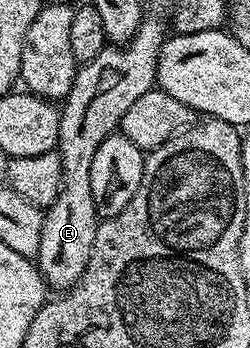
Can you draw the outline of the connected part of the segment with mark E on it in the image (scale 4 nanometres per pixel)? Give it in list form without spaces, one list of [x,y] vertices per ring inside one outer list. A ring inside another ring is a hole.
[[[143,19],[136,34],[125,46],[107,46],[92,58],[92,62],[81,65],[74,73],[72,90],[66,99],[61,101],[60,138],[56,149],[62,163],[62,189],[58,191],[56,202],[45,209],[42,218],[42,233],[40,234],[40,250],[36,257],[38,271],[51,289],[69,290],[84,274],[88,266],[88,258],[92,254],[92,246],[96,238],[96,230],[100,223],[100,213],[92,198],[92,158],[96,158],[96,150],[100,150],[100,142],[104,138],[115,135],[121,125],[124,114],[128,114],[128,106],[148,94],[158,79],[158,59],[162,44],[168,39],[168,28],[158,20]]]

